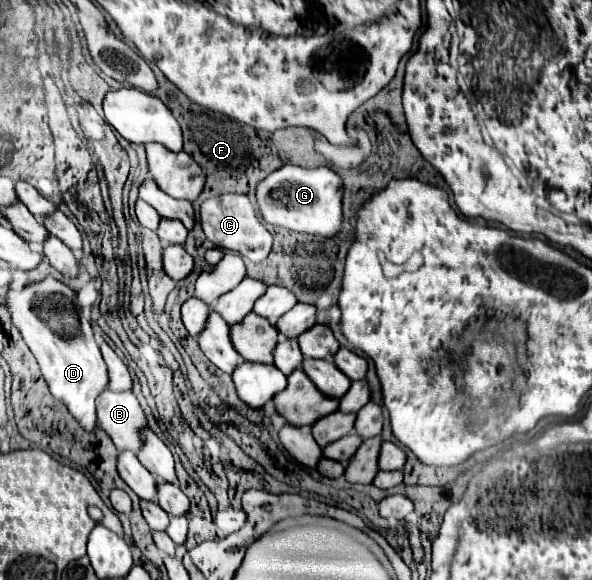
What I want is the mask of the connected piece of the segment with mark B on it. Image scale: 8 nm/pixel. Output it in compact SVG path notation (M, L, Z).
M110 389L102 391L96 403L98 425L112 437L118 451L140 449L140 427L146 425L144 411L132 391L114 393Z

